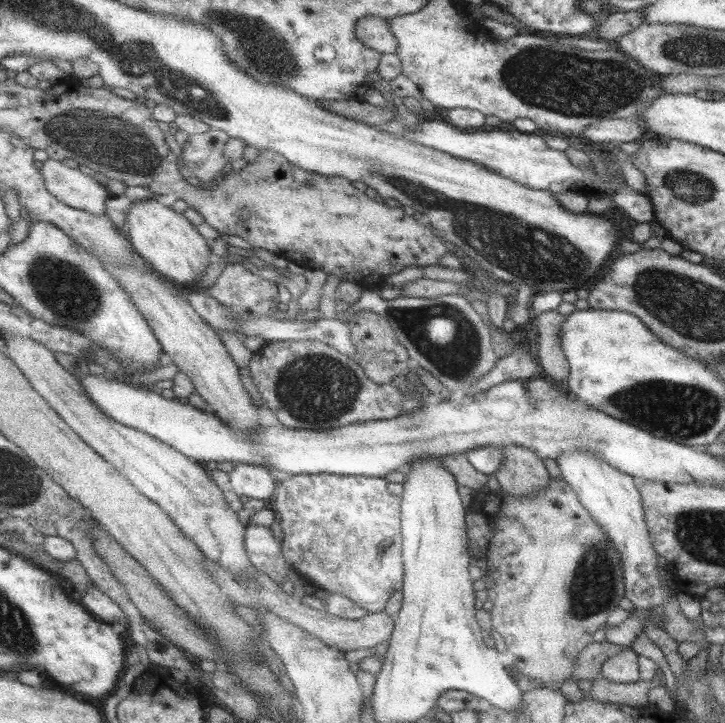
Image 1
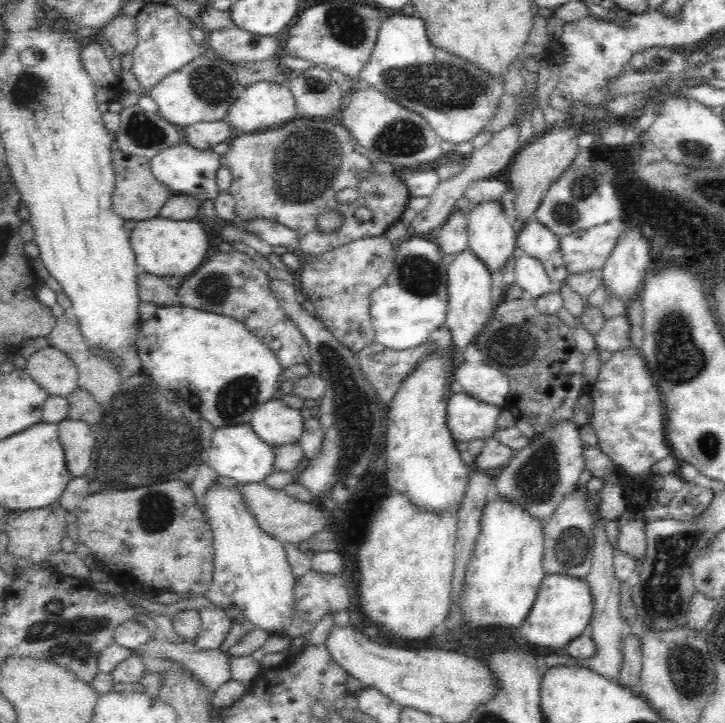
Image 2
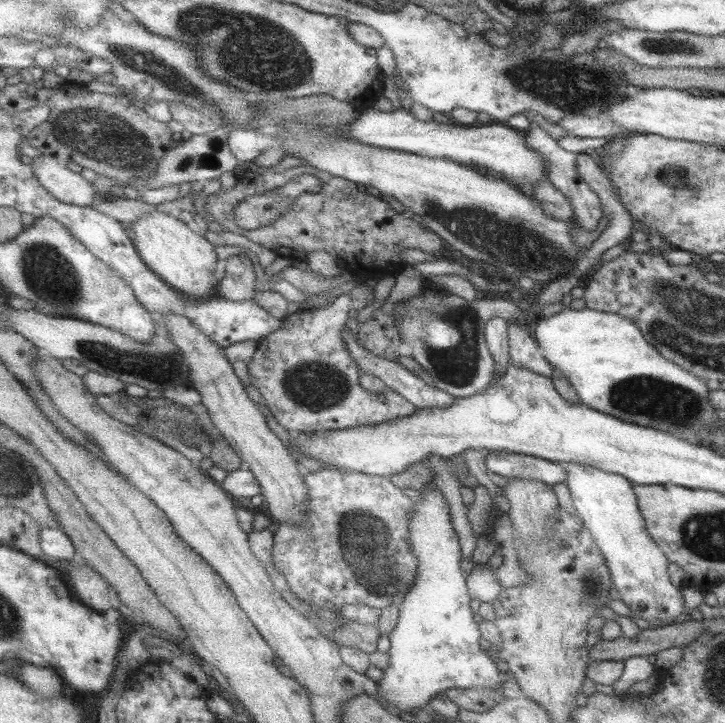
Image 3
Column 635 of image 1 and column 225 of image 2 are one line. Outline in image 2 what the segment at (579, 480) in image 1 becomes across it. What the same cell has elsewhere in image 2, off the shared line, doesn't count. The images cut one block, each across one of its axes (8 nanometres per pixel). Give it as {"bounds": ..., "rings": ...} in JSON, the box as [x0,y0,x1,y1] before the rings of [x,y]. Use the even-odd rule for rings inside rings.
{"bounds":[202,483,297,636],"rings":[[[224,483],[222,486],[212,486],[206,494],[206,506],[213,532],[215,560],[210,588],[202,595],[217,607],[240,610],[241,617],[246,618],[254,629],[265,630],[269,636],[283,636],[283,627],[293,621],[293,587],[297,580],[287,560],[284,545],[256,523],[246,497],[236,487]]]}

